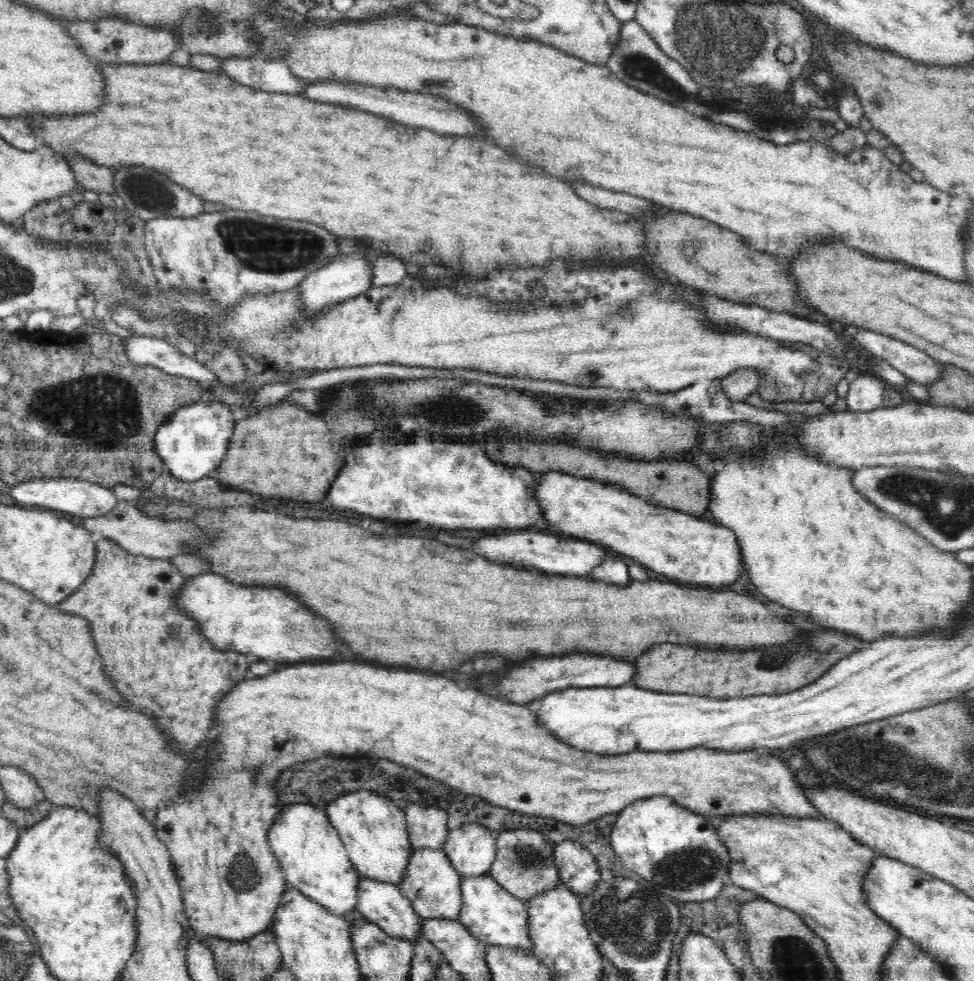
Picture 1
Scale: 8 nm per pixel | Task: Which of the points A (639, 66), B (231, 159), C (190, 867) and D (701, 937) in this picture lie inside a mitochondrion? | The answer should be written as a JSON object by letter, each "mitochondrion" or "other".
{"A":"mitochondrion","B":"other","C":"other","D":"other"}

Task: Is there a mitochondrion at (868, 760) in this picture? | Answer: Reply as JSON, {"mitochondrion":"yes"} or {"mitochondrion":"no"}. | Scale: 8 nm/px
{"mitochondrion":"yes"}

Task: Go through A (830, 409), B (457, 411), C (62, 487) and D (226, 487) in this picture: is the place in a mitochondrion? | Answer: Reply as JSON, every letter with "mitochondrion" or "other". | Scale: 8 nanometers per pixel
{"A":"other","B":"mitochondrion","C":"other","D":"other"}

